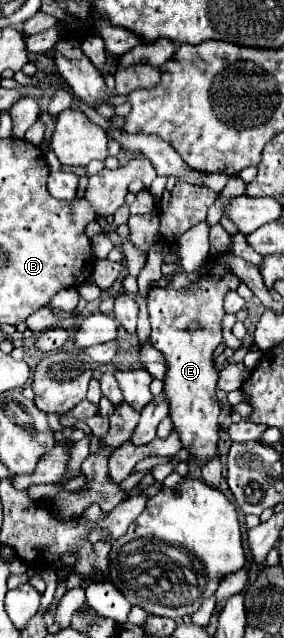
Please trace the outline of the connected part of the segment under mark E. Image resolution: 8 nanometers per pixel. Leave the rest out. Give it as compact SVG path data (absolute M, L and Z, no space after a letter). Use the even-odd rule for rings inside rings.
M215 225L211 227L211 255L209 255L209 263L205 263L199 271L195 273L177 273L175 279L163 287L163 289L155 289L147 293L147 307L149 307L149 317L151 317L151 345L155 349L161 351L161 355L165 357L165 379L163 379L163 395L169 401L169 417L173 421L173 431L179 435L183 449L199 463L207 463L215 453L217 453L217 441L219 441L219 413L221 407L217 403L217 369L211 363L211 355L213 349L223 341L221 339L221 317L223 317L223 295L229 289L237 289L237 285L241 283L237 277L229 275L223 265L219 263L219 259L229 251L229 233L221 227ZM191 321L199 321L201 325L205 325L199 331L189 333L187 325Z

